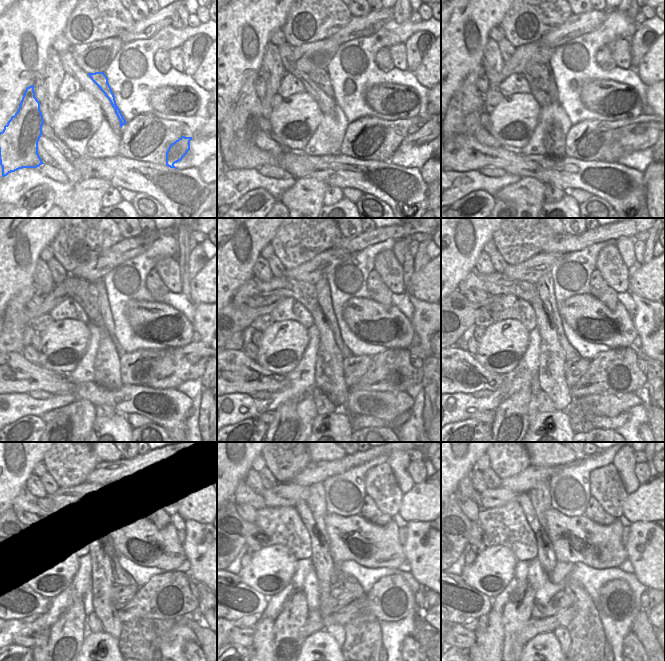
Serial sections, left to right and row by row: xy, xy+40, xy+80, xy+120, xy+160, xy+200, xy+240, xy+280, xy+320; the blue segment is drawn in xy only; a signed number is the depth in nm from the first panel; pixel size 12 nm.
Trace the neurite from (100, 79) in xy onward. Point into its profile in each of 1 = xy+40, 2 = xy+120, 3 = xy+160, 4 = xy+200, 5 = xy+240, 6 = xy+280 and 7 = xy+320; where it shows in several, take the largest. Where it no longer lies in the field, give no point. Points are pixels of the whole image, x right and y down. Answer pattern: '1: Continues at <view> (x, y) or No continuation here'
1: Continues at xy+40 (320, 77)
2: Continues at xy+120 (85, 295)
3: Continues at xy+160 (305, 293)
4: Continues at xy+200 (494, 284)
5: Continues at xy+240 (42, 507)
6: Continues at xy+280 (244, 494)
7: Continues at xy+320 (465, 487)

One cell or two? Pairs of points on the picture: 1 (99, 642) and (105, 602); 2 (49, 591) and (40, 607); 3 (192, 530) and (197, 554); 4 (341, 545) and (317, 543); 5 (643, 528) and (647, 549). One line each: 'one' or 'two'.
1: two
2: two
3: one
4: two
5: one

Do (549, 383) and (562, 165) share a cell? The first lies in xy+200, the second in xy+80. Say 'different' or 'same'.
different

